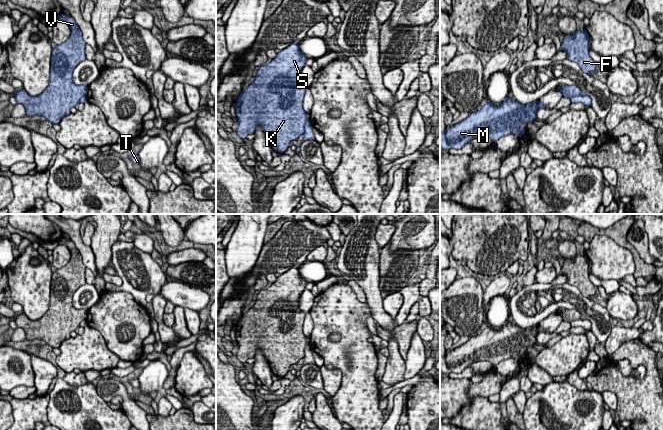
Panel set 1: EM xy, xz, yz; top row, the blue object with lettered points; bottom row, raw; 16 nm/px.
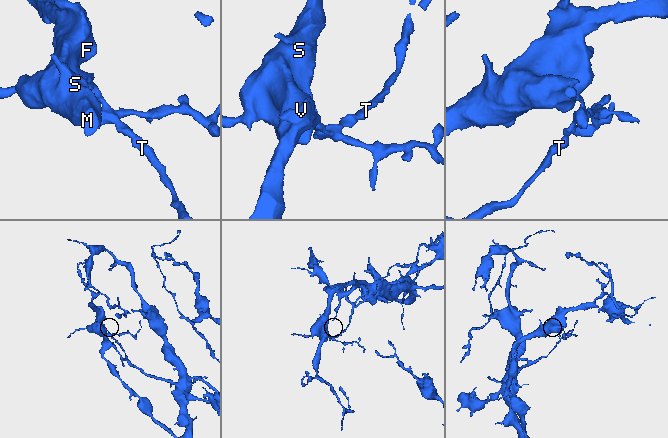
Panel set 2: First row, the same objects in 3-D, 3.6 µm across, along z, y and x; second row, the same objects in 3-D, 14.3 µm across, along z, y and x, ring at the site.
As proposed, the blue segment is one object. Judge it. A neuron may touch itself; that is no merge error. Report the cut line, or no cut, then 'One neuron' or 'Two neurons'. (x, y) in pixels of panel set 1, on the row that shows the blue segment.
Split along xz (308, 120), (305, 123), (303, 133). Two neurons

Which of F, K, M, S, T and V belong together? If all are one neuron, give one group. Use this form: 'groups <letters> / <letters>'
groups F K M S V / T

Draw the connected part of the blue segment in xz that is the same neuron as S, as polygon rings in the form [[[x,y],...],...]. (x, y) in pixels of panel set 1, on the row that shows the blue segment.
[[[299,42],[277,51],[271,62],[260,66],[255,80],[235,101],[238,128],[236,134],[246,139],[253,134],[255,127],[261,125],[275,152],[285,153],[289,143],[305,132],[305,123],[309,121],[303,109],[305,90],[299,84],[299,74],[306,64],[307,57],[300,52]]]

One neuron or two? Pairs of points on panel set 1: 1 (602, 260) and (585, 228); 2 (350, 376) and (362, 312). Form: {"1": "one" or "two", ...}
{"1": "two", "2": "one"}

